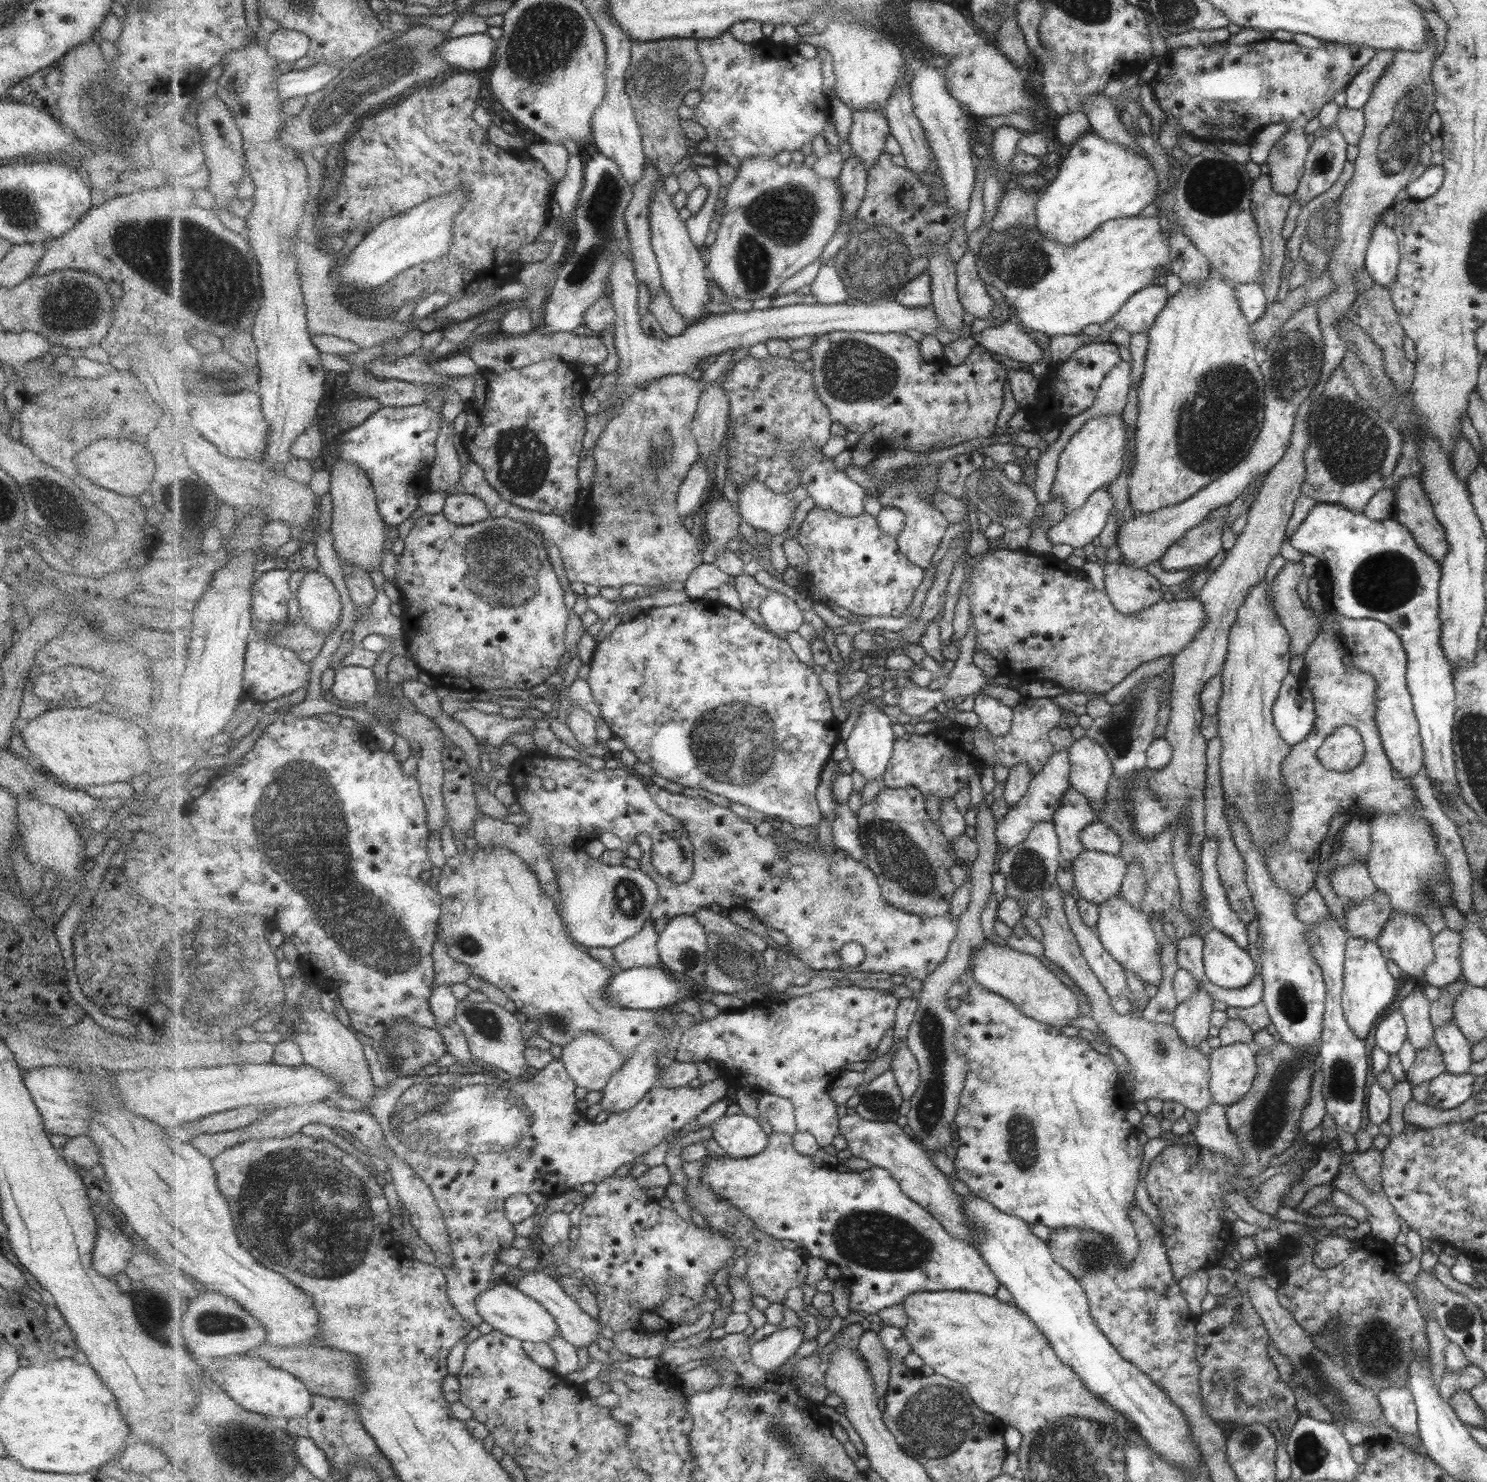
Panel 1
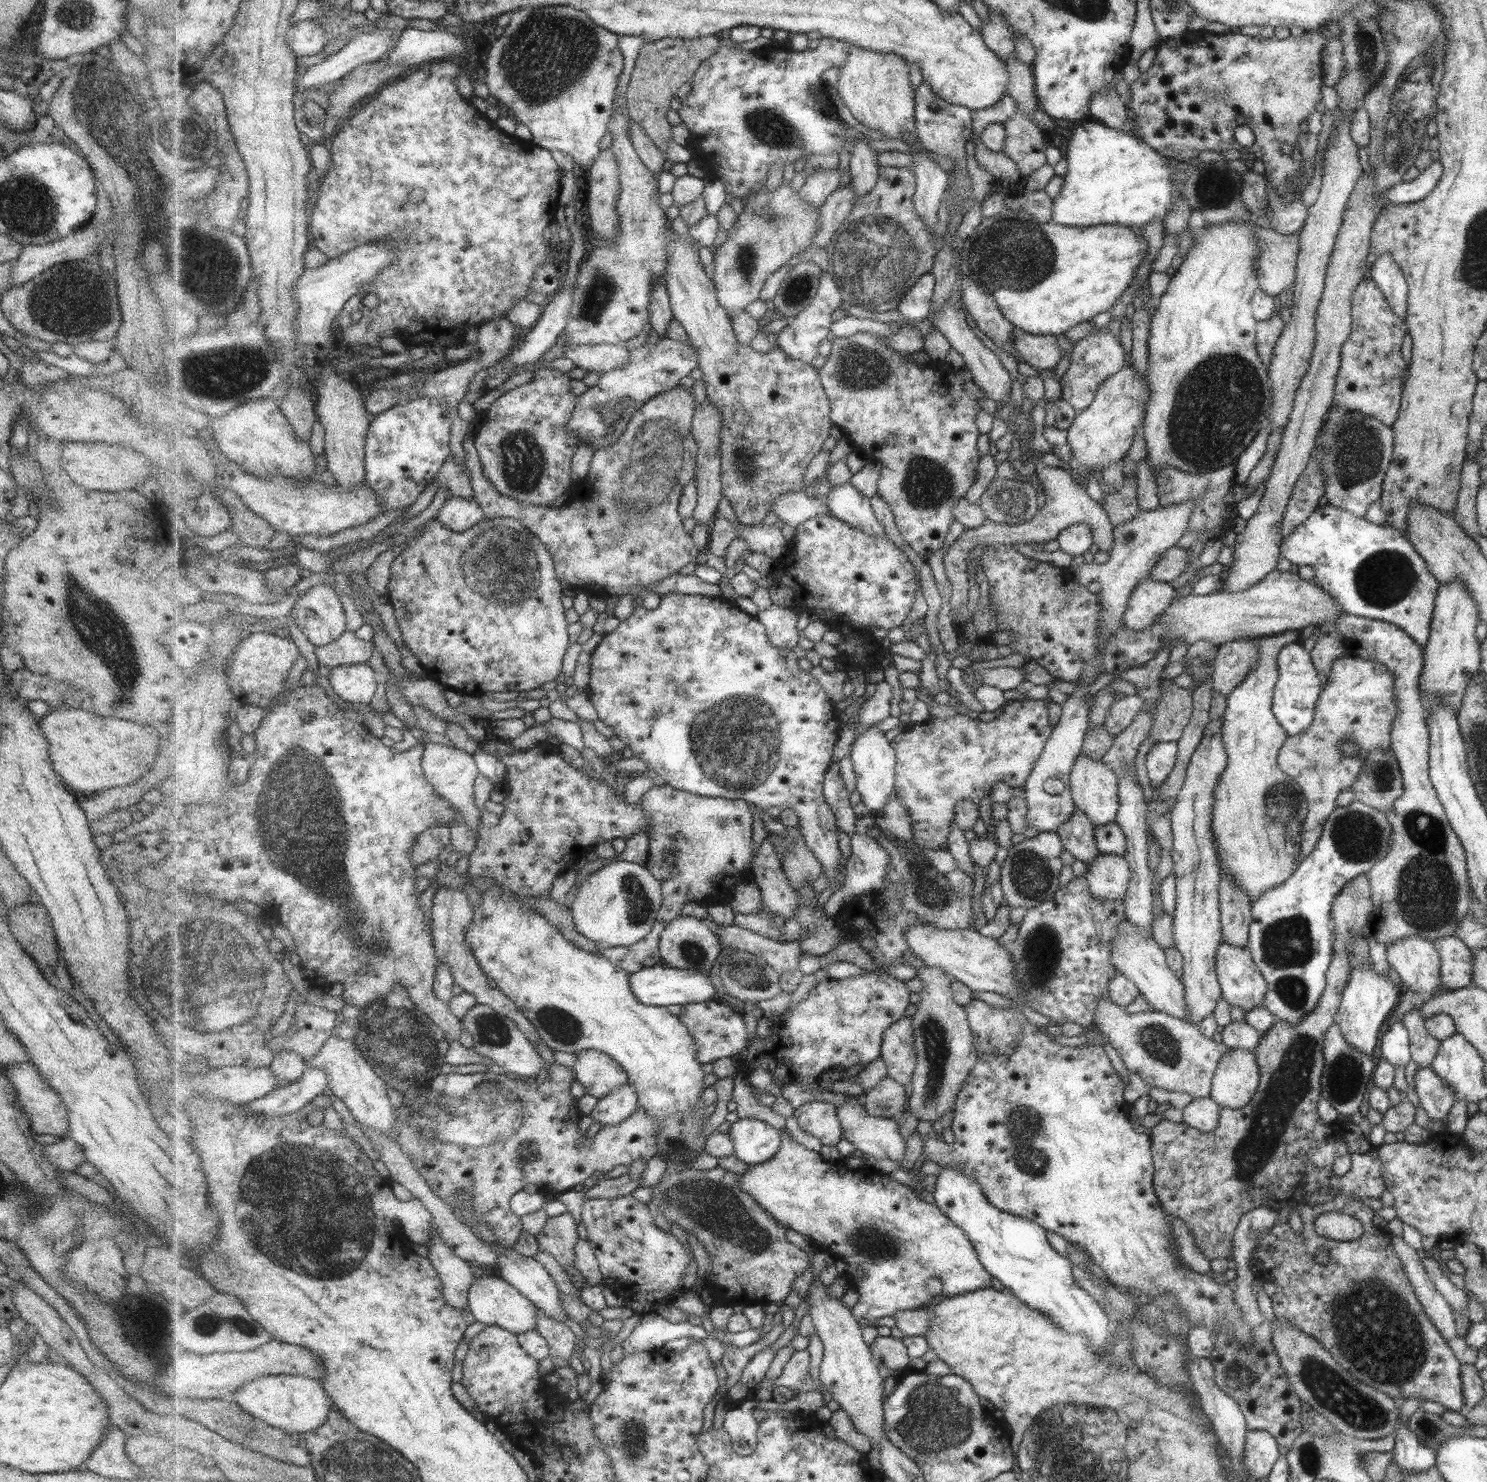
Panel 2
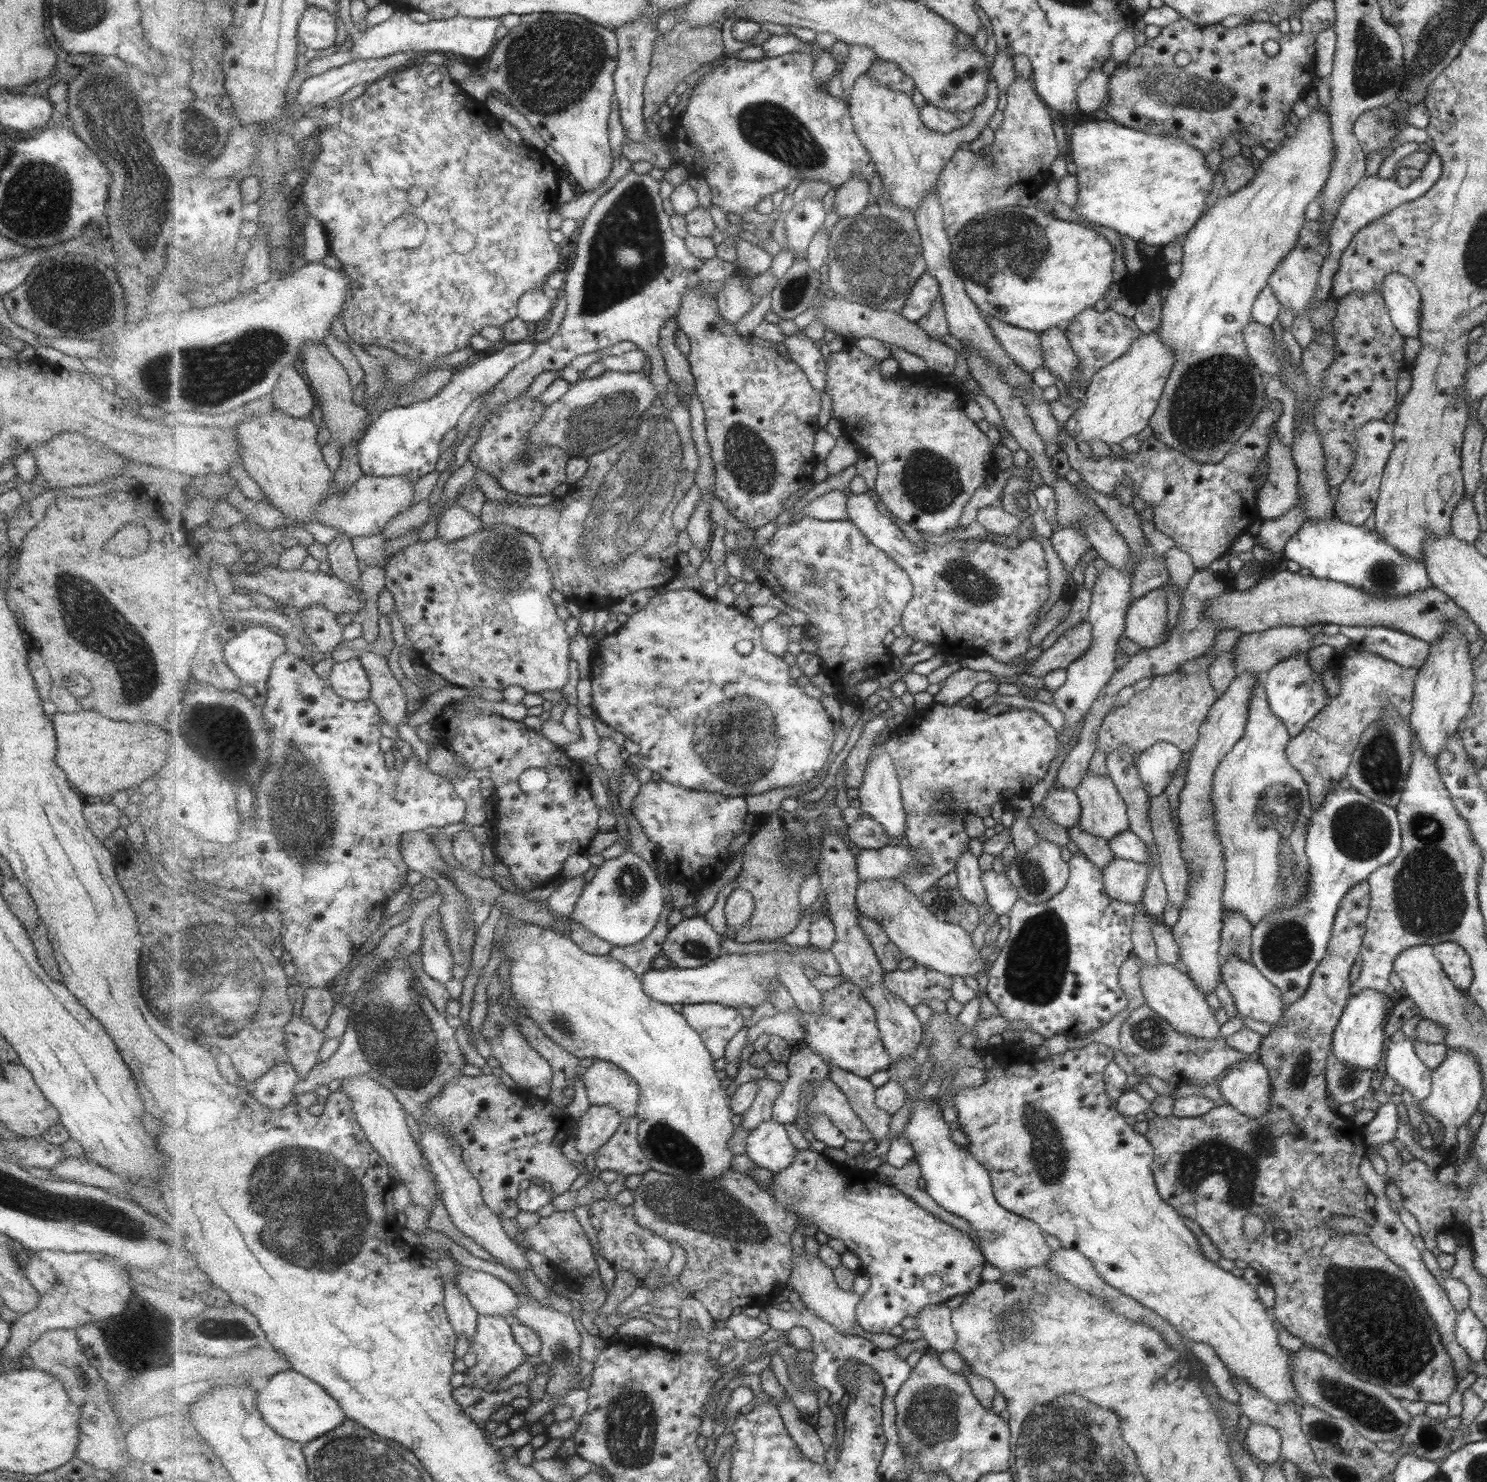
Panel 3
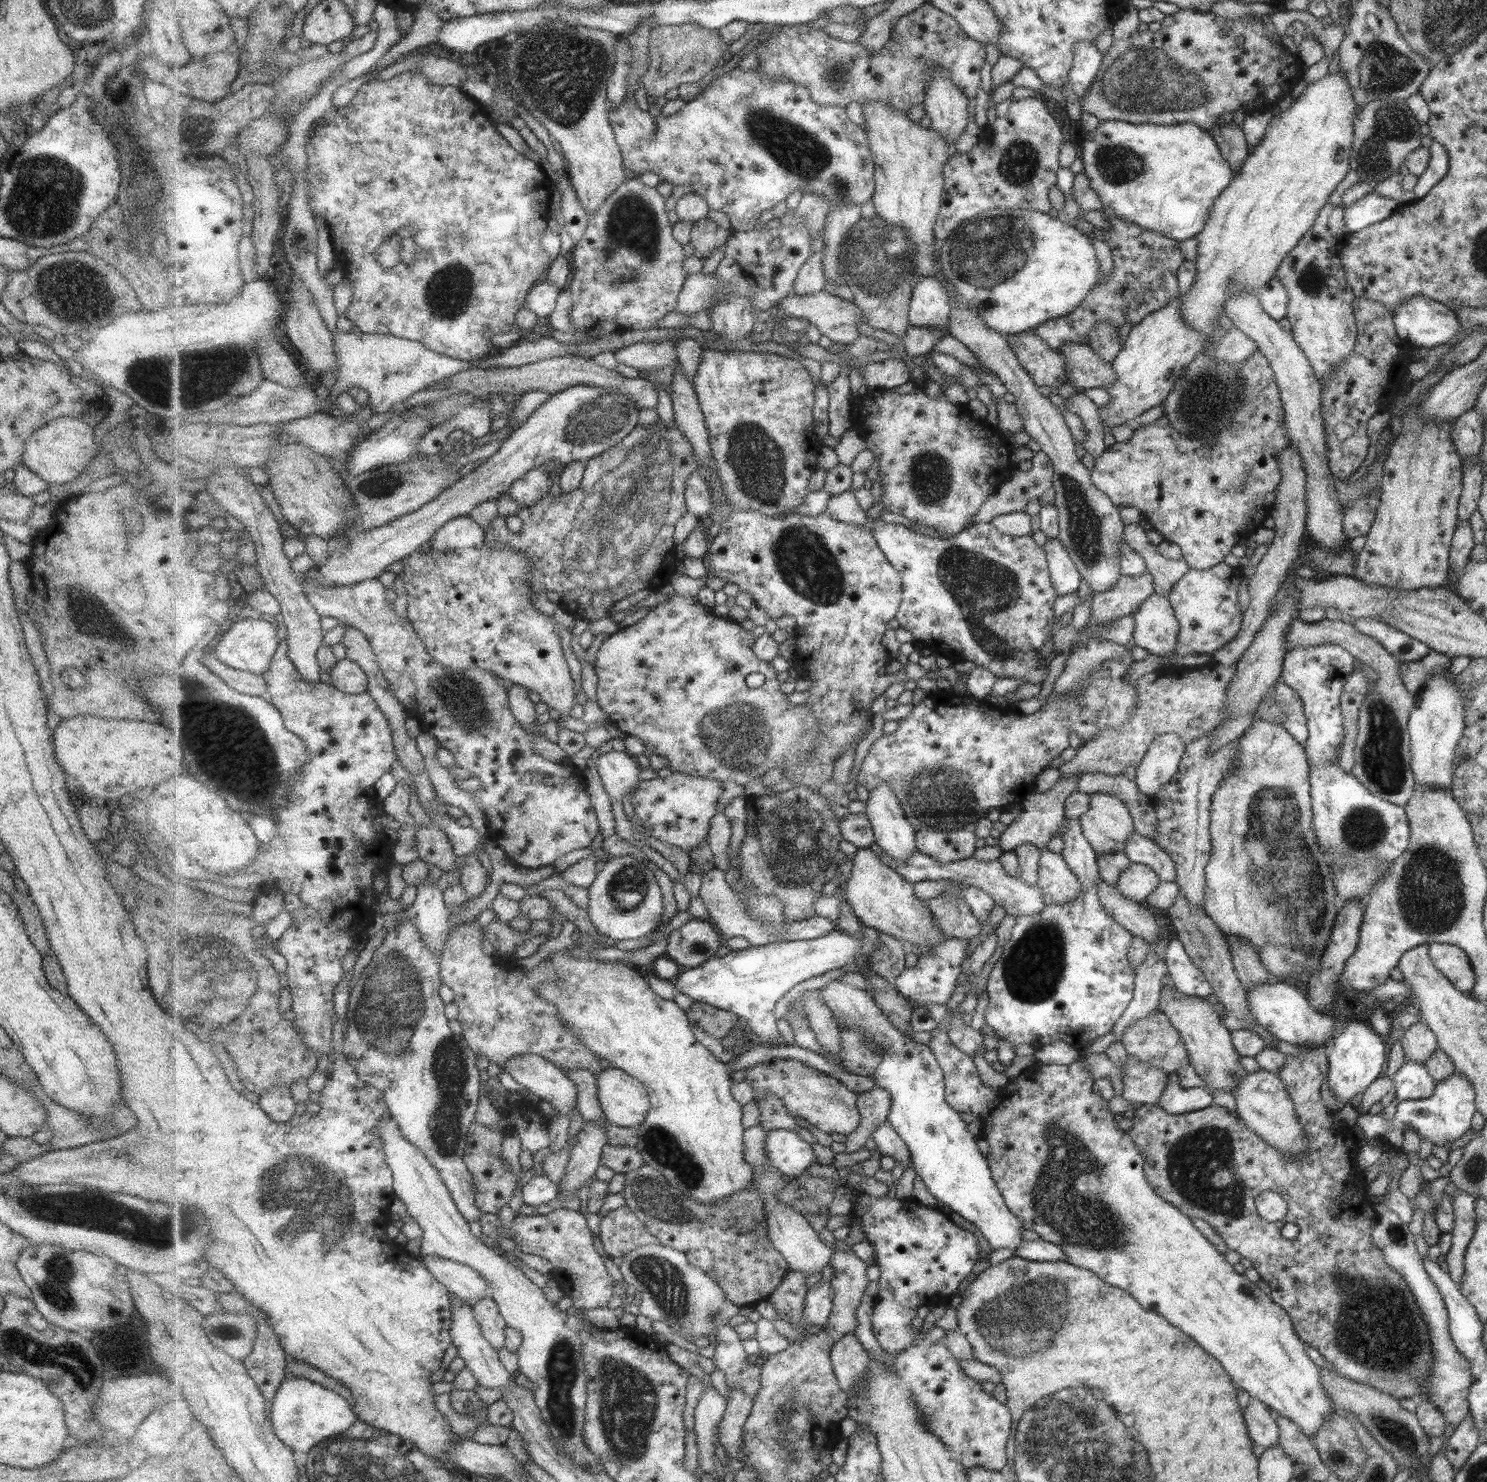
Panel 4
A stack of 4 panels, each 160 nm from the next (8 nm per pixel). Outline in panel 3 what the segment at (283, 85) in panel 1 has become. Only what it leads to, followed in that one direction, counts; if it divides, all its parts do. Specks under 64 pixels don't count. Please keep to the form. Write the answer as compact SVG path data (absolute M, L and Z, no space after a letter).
M395 11L393 16L383 23L360 30L360 26L348 23L347 33L353 41L352 58L369 60L385 58L400 52L419 51L458 53L463 56L481 58L495 48L495 30L501 26L499 18L471 18L468 16L454 16L443 20L430 20L427 24L419 24L411 20L411 16Z

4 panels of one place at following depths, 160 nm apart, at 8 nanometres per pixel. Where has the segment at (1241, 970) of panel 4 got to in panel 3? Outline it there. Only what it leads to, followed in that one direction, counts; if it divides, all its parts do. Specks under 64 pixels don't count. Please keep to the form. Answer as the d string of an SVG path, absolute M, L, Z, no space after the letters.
M1229 911L1222 922L1221 946L1218 949L1220 960L1237 956L1243 962L1250 962L1250 934L1252 926L1241 913Z

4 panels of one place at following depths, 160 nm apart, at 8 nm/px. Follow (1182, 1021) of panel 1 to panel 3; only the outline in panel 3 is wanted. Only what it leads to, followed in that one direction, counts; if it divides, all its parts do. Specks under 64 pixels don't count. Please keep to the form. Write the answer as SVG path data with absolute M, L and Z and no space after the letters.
M1244 670L1231 681L1226 692L1210 706L1207 720L1199 726L1198 738L1190 750L1183 788L1178 794L1176 819L1178 820L1178 849L1188 874L1185 900L1178 910L1178 920L1169 928L1177 944L1179 962L1185 966L1195 988L1204 996L1214 993L1221 977L1221 961L1218 955L1221 946L1222 922L1225 917L1222 906L1224 885L1223 847L1216 833L1212 785L1214 770L1234 745L1243 736L1247 724L1247 705L1251 687L1259 676Z

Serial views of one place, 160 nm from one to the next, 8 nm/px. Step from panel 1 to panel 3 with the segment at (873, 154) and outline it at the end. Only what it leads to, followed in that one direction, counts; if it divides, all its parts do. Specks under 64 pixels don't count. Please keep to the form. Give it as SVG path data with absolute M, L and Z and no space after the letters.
M855 173L837 190L833 204L841 219L856 217L865 210L871 200L869 181L861 174Z

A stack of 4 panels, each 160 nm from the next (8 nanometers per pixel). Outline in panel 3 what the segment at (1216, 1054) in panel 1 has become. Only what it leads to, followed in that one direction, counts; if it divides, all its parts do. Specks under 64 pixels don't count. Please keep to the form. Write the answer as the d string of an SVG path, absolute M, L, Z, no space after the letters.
M1258 1061L1237 1062L1216 1085L1224 1104L1232 1106L1237 1114L1261 1116L1269 1105L1269 1076Z

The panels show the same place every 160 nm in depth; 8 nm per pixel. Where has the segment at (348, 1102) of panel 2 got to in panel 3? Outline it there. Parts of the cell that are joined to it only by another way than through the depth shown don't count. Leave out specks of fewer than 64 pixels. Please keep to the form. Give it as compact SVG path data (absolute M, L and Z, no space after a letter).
M357 1076L357 1078L344 1079L341 1082L344 1090L354 1102L354 1111L358 1121L362 1123L363 1130L366 1131L367 1138L371 1144L378 1150L389 1165L394 1167L403 1184L411 1195L411 1202L423 1206L426 1211L431 1212L433 1202L435 1202L435 1187L431 1183L429 1173L423 1169L423 1154L417 1150L415 1138L411 1136L407 1127L407 1118L403 1113L404 1106L399 1102L395 1091L383 1086L373 1078L367 1076Z

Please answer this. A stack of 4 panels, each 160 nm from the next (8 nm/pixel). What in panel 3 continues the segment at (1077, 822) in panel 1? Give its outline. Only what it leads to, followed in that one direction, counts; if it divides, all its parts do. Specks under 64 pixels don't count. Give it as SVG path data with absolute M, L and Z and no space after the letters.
M1077 825L1068 829L1068 838L1075 844L1078 852L1089 862L1094 863L1100 871L1113 859L1108 841L1082 831Z

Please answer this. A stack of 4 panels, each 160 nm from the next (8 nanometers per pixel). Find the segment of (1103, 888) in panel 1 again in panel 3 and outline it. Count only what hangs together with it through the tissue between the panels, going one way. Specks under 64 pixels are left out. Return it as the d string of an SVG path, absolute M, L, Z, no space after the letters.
M1111 859L1101 873L1103 888L1110 899L1132 906L1141 901L1149 873L1145 863Z

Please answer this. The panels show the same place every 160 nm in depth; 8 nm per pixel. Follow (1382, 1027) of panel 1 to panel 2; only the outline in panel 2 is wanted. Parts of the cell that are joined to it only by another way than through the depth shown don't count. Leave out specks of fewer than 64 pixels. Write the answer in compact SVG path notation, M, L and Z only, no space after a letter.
M1394 1022L1384 1031L1379 1038L1379 1050L1383 1057L1391 1066L1407 1066L1410 1061L1408 1049L1408 1032L1403 1023Z

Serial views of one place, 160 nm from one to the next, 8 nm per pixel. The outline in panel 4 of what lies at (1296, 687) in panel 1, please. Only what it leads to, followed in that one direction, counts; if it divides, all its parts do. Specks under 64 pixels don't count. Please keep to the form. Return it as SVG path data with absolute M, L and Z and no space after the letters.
M1281 677L1274 683L1271 694L1267 694L1268 700L1276 704L1284 714L1281 725L1295 739L1295 742L1305 744L1309 732L1306 727L1306 715L1304 704L1295 689L1287 686Z

